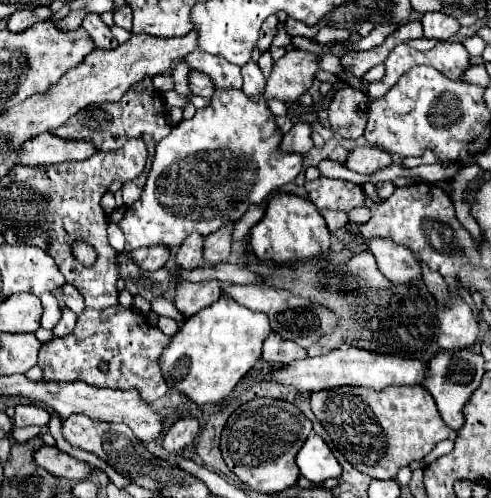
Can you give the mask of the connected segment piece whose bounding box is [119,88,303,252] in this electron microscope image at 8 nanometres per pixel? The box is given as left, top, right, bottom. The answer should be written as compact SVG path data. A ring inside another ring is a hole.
M233 88L215 90L209 106L197 110L191 120L175 124L171 134L157 144L141 200L131 204L125 218L119 222L125 234L125 252L143 246L179 248L187 234L199 232L201 236L209 236L223 224L237 222L249 206L261 206L273 190L293 182L303 172L303 156L283 152L279 148L281 138L283 132L277 128L267 100L245 96L241 90Z

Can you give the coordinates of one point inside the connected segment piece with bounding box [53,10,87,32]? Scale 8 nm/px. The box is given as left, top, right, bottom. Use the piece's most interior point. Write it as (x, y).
(73, 20)

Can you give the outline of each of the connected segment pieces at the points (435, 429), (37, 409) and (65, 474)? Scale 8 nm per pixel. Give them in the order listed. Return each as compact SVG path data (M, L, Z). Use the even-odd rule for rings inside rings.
M339 386L313 392L311 410L331 440L347 450L349 464L375 480L397 478L403 466L423 460L441 440L455 440L457 436L441 420L433 396L423 386L391 386L383 392Z
M19 404L15 406L15 416L13 416L15 426L47 426L49 422L49 412L39 406L39 404Z
M41 446L35 454L33 454L35 462L45 468L47 472L51 472L53 476L57 478L69 478L73 482L79 482L79 480L87 480L91 478L97 468L93 468L91 464L83 462L83 460L77 460L73 456L69 456L67 452L61 452L57 450L55 446Z

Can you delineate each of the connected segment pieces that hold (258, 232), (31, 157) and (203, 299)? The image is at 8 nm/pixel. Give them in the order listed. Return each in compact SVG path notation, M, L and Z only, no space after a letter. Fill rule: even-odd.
M277 192L267 202L265 216L251 228L249 238L251 238L249 244L259 260L273 260L283 264L317 258L331 244L329 230L321 212L309 200L295 194L287 194L287 192Z
M39 134L21 146L17 162L23 166L43 166L65 160L85 160L91 152L95 152L95 146L89 142L63 140L55 134Z
M179 280L177 290L175 290L175 308L185 316L191 318L197 314L201 308L213 304L221 296L221 288L217 280L209 282L185 282Z

